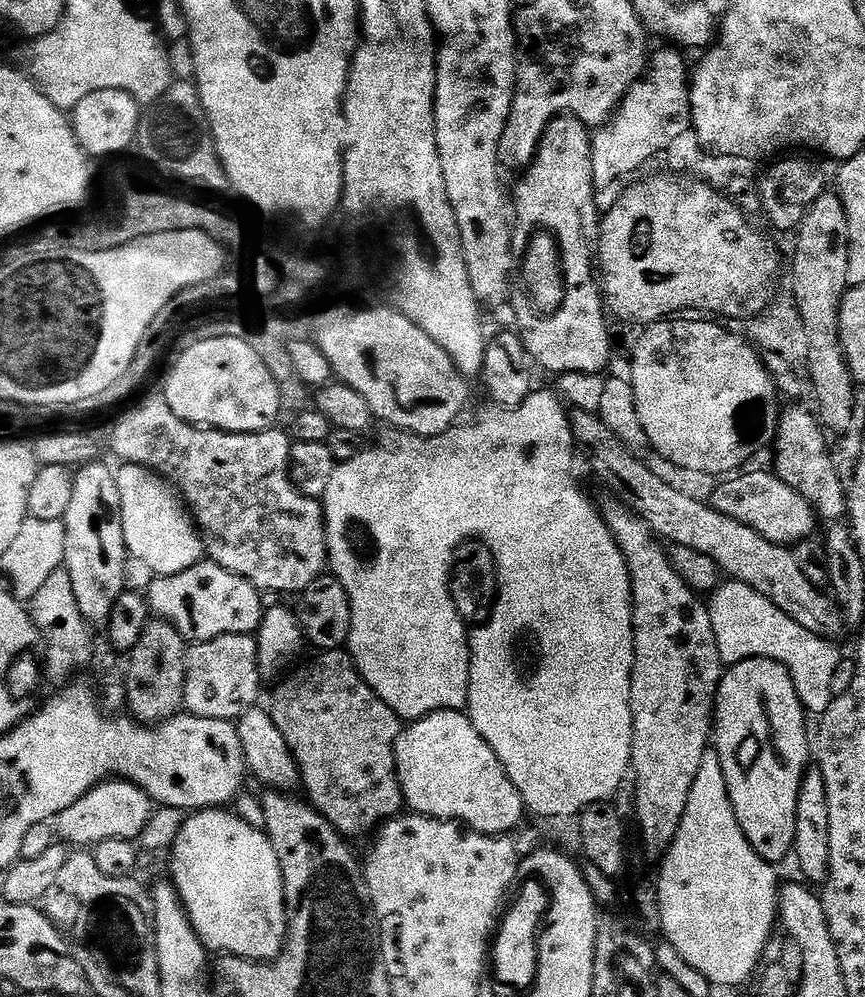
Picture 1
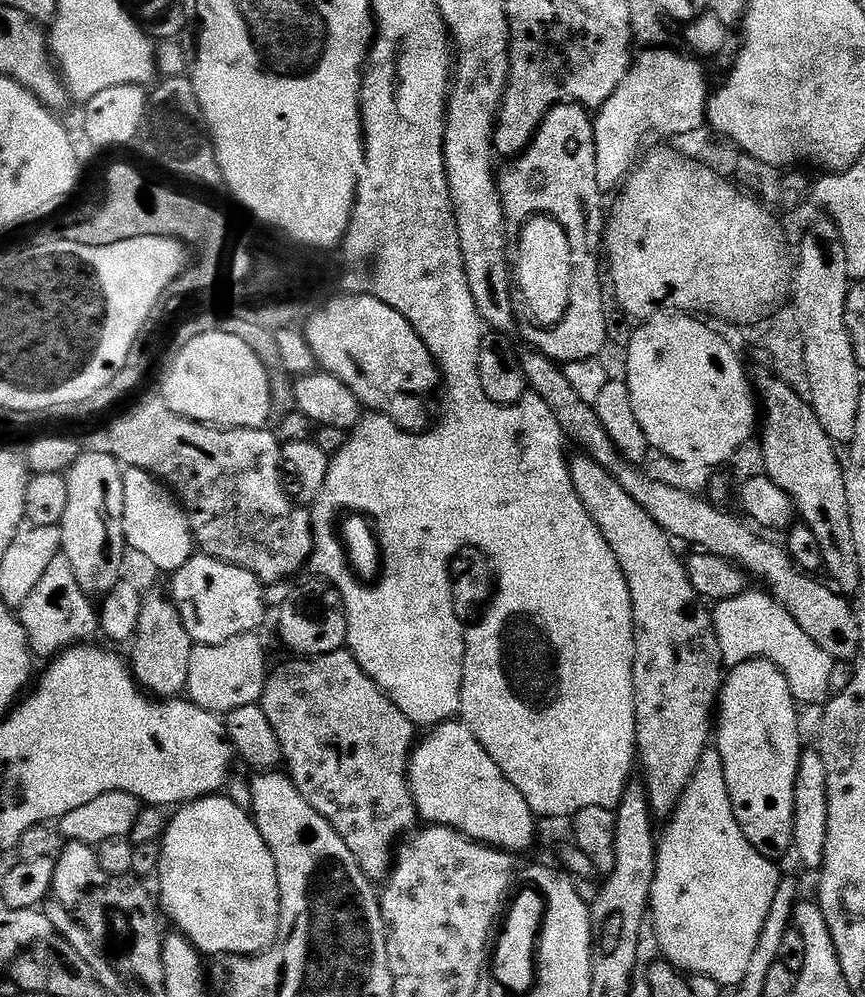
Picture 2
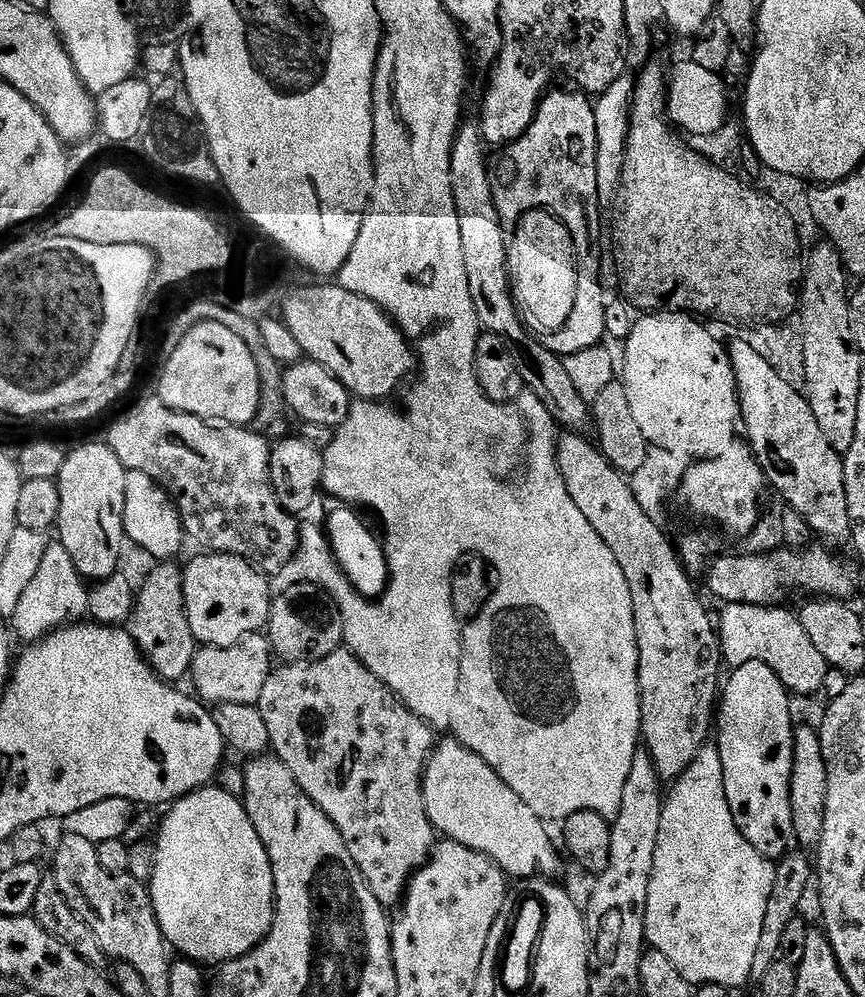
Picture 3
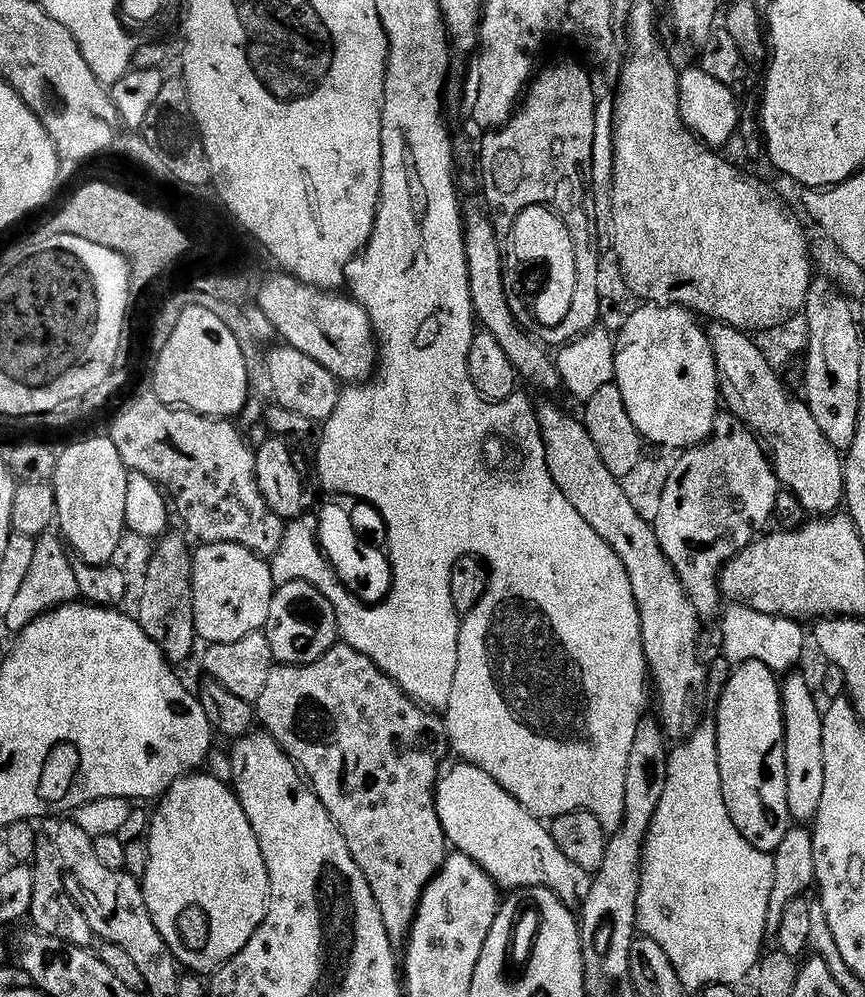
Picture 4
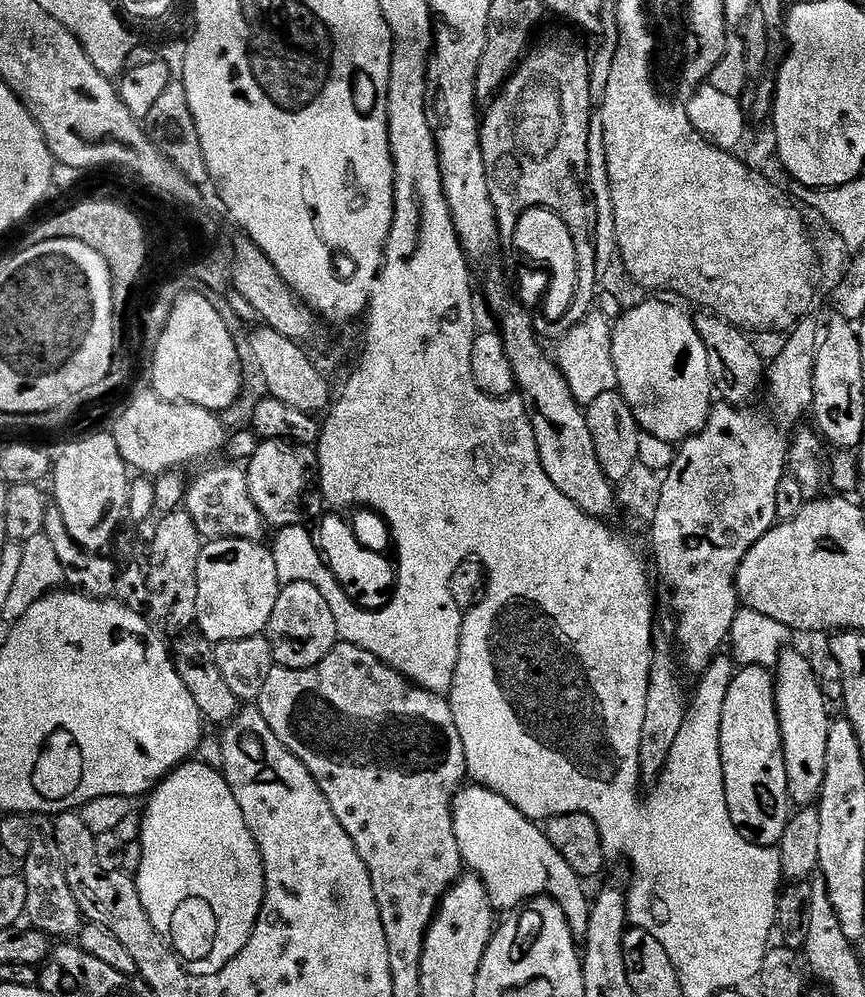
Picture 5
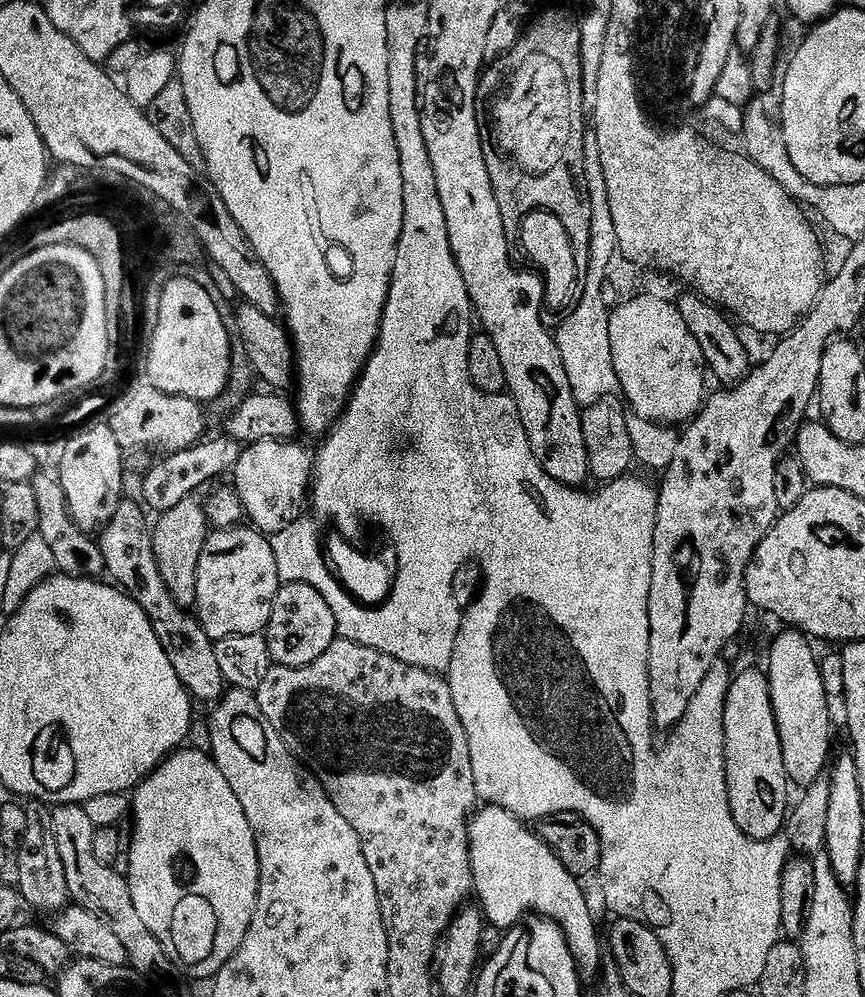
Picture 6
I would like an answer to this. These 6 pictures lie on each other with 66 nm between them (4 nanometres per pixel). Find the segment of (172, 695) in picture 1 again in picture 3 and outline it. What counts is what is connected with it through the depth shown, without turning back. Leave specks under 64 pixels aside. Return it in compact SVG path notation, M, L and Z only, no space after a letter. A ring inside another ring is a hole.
M160 562L157 568L144 580L144 585L139 585L136 594L136 609L132 611L130 631L136 639L136 645L140 648L145 660L163 680L169 682L180 682L192 671L192 663L198 651L198 645L194 634L190 630L190 618L186 614L186 598L184 597L184 574L181 565L176 562Z

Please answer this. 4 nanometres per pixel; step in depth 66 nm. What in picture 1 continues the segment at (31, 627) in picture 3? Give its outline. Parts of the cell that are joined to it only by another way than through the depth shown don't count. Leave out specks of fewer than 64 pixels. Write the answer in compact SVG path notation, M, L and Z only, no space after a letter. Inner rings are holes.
M65 568L50 574L49 581L38 590L38 594L30 602L32 618L39 629L44 647L46 646L46 658L44 657L45 677L57 688L65 687L71 680L72 674L78 670L90 666L93 656L93 648L96 643L92 638L91 625L80 612L76 601L76 594L72 587L72 578Z

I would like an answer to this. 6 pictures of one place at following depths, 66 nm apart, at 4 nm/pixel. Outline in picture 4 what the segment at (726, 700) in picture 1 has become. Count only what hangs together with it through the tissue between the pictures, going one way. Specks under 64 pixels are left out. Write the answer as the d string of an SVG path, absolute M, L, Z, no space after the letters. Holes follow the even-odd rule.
M746 661L744 664L735 665L731 670L733 671L732 677L724 684L724 693L720 696L720 705L717 706L716 717L714 717L716 741L718 742L718 774L722 774L722 798L726 798L726 810L730 810L730 818L734 822L734 826L738 826L742 838L746 838L746 842L750 842L750 846L754 846L763 852L774 854L778 850L778 846L782 846L788 829L793 827L794 824L790 814L790 806L786 802L786 754L784 753L782 684L778 679L777 673L773 672L770 666L764 665L762 662Z

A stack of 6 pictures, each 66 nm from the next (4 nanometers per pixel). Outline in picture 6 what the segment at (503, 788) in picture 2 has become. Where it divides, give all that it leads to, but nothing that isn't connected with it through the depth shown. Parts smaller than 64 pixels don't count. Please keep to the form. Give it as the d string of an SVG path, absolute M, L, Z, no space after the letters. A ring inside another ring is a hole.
M484 806L479 809L471 817L468 826L468 845L470 846L470 862L472 863L472 887L474 889L475 899L480 899L480 904L478 903L479 911L482 913L485 921L489 925L492 924L496 928L504 928L503 930L511 929L513 926L521 923L529 914L535 914L537 916L544 917L545 920L553 920L558 927L562 930L562 934L566 938L566 942L570 946L570 954L574 958L576 963L576 968L580 971L581 977L585 981L592 980L595 981L597 977L601 975L602 972L602 959L600 960L600 944L598 941L592 937L592 927L595 926L596 920L592 917L592 908L588 905L588 900L584 897L584 892L580 889L581 881L577 877L570 874L570 870L566 870L566 866L562 866L562 862L558 862L558 858L554 854L554 850L550 850L550 846L546 846L546 842L541 840L539 835L535 831L532 832L525 821L520 820L516 816L511 816L507 810L504 808L497 808L495 806Z

